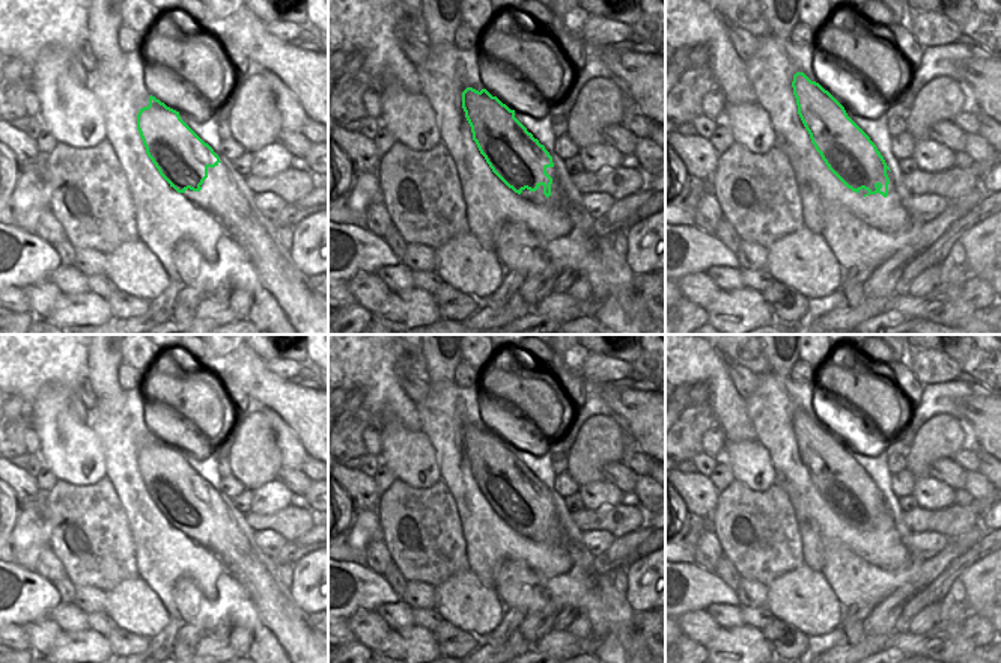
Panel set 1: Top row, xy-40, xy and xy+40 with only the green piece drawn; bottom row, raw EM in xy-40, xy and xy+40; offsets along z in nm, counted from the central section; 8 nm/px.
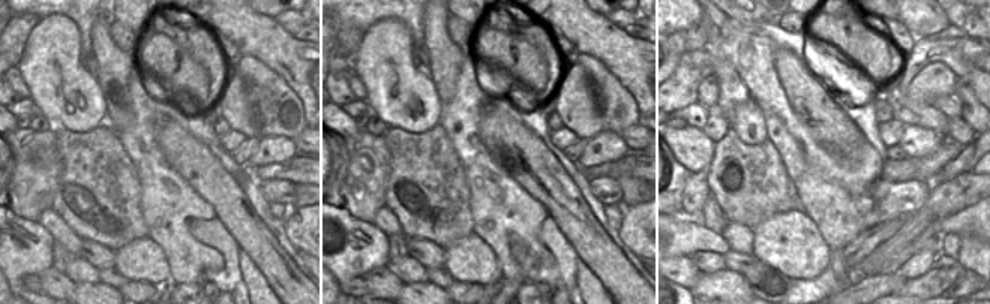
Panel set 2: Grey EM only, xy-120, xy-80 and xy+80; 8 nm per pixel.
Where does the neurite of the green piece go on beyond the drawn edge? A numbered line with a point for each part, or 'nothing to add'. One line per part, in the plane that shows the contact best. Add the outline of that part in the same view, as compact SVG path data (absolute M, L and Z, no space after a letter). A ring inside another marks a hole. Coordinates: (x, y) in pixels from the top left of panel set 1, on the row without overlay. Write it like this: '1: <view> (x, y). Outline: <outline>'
1: xy (610, 609). Outline: M546 505L552 515L551 533L543 532L543 523L536 529L522 527L527 538L540 538L546 545L543 562L551 562L558 573L570 574L581 570L583 577L575 582L577 589L590 589L592 601L592 633L599 637L610 631L613 645L625 655L625 663L665 663L665 640L647 637L635 624L635 612L628 595L619 592L608 574L596 574L593 570L595 556L586 548L581 535L572 518L561 523L555 505Z

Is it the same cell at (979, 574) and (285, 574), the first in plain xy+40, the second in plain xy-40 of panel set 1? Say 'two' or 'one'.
two

